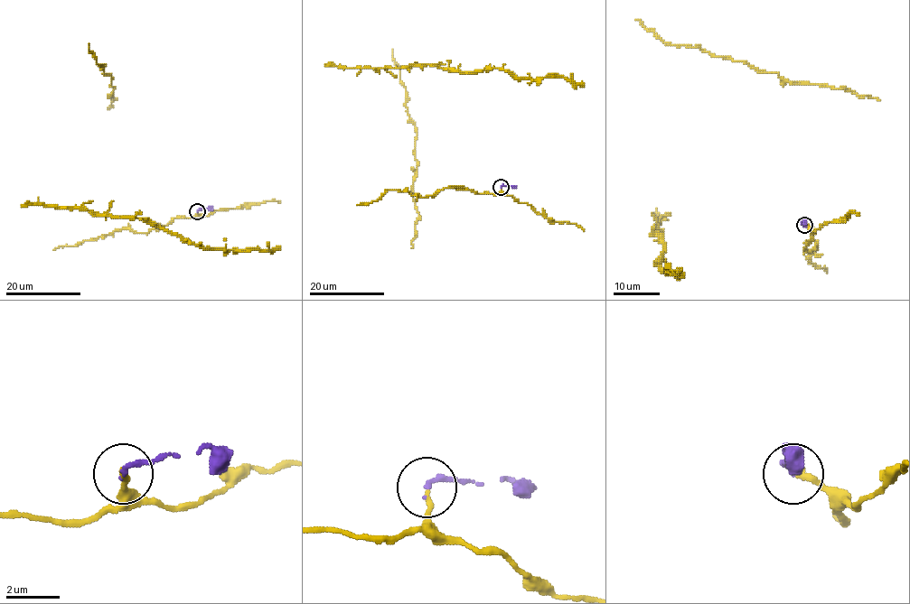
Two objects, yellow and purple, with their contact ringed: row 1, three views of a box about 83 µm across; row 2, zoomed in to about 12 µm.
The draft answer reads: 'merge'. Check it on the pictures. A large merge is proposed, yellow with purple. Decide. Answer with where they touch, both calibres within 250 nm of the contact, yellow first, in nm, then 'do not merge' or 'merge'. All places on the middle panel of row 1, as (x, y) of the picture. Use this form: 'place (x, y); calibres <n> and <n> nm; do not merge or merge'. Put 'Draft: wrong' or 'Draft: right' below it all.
place (501, 187); calibres 200 and 200 nm; merge
Draft: right

